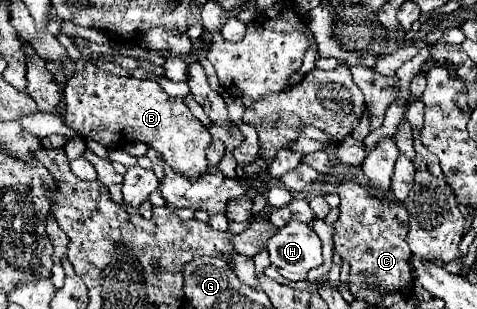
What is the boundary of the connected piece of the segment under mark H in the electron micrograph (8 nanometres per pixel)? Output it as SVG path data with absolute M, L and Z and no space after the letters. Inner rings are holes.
M290 222L278 228L266 242L266 248L270 262L291 281L305 280L312 268L322 264L320 238L302 222Z

